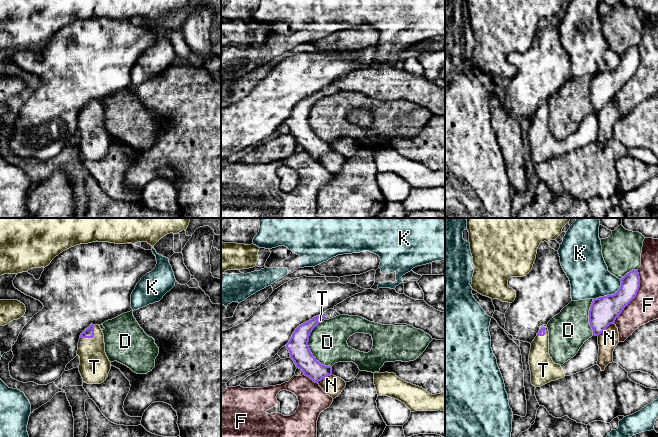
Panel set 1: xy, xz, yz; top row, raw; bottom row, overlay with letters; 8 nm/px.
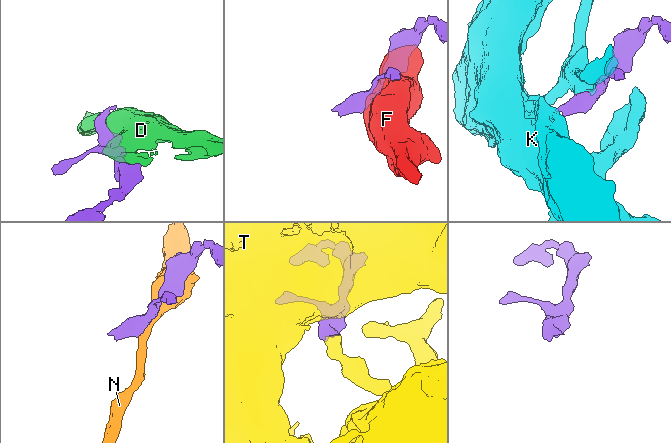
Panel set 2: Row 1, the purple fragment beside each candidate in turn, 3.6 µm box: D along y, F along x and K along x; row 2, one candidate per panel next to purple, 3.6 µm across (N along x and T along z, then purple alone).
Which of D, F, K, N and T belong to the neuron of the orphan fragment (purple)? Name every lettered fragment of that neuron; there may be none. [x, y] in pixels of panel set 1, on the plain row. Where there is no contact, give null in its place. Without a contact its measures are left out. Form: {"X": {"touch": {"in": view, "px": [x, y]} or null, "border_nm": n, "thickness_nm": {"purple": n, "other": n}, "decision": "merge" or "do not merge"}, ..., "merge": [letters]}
{"D": {"touch": {"in": "xz", "px": [308, 124]}, "border_nm": 380, "thickness_nm": {"purple": 160, "other": 300}, "decision": "do not merge"}, "F": {"touch": {"in": "yz", "px": [635, 72]}, "border_nm": 480, "thickness_nm": {"purple": 200, "other": 220}, "decision": "do not merge"}, "K": {"touch": {"in": "yz", "px": [610, 71]}, "border_nm": 280, "thickness_nm": {"purple": 220, "other": 320}, "decision": "do not merge"}, "N": {"touch": {"in": "yz", "px": [605, 104]}, "border_nm": 170, "thickness_nm": {"purple": 220, "other": 160}, "decision": "do not merge"}, "T": {"touch": {"in": "xy", "px": [92, 113]}, "border_nm": 160, "thickness_nm": {"purple": 80, "other": 240}, "decision": "merge"}, "merge": ["T"]}

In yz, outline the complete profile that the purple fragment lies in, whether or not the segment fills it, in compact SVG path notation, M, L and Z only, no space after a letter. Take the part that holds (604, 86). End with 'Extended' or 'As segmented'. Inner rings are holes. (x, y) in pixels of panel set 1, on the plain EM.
M632 46L620 55L621 62L613 71L593 75L589 86L589 99L593 111L599 112L624 84L636 73L640 63L640 53L637 46Z. As segmented

